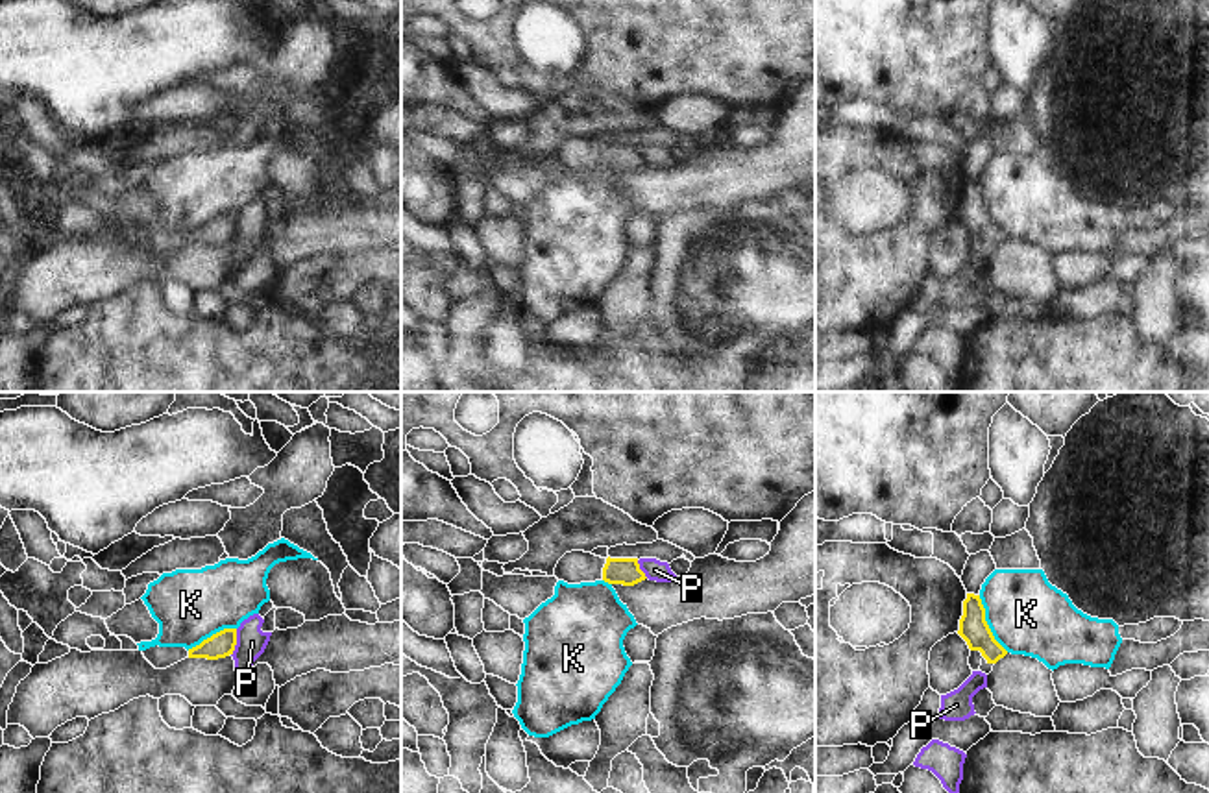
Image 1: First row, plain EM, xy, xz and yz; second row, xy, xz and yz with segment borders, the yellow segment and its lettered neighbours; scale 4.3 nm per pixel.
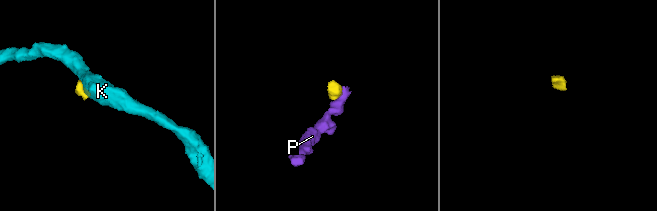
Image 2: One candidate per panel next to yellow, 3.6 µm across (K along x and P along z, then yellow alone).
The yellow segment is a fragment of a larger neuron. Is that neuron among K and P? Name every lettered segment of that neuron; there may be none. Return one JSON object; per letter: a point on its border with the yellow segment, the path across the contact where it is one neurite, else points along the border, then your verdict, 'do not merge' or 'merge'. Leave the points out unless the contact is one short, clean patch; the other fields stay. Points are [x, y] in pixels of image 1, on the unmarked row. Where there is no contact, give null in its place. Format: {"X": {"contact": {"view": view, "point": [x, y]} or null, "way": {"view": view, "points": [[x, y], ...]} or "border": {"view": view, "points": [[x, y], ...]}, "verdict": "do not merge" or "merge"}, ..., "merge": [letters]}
{"K": {"contact": {"view": "yz", "point": [986, 209]}, "border": {"view": "yz", "points": [[978, 182], [991, 220], [1008, 237]]}, "verdict": "do not merge"}, "P": {"contact": {"view": "xy", "point": [235, 228]}, "border": {"view": "xy", "points": [[237, 215], [237, 230], [232, 241]]}, "verdict": "do not merge"}, "merge": []}

